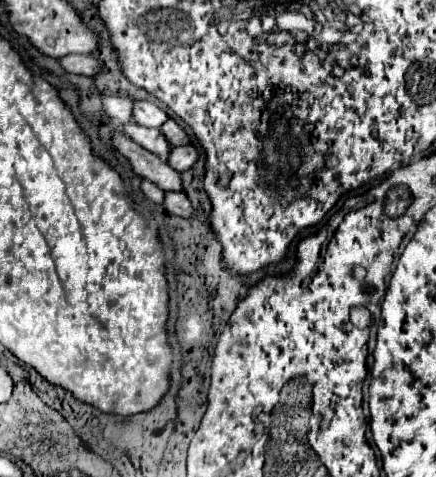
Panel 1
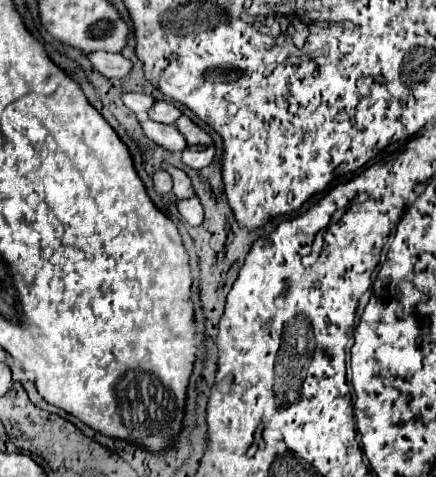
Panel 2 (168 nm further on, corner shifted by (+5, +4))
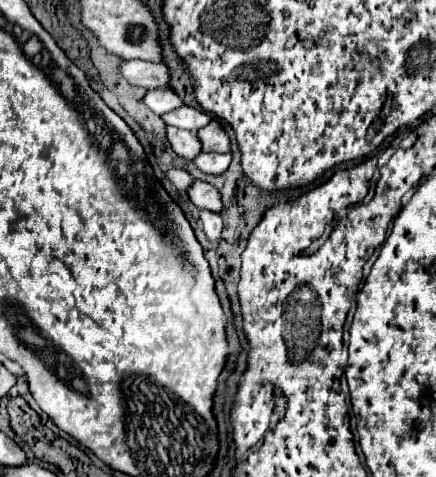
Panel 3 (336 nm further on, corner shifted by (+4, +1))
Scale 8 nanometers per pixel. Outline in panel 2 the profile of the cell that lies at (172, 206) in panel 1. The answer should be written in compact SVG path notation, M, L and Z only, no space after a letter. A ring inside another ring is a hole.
M187 198L187 200L179 200L177 208L181 212L181 216L191 224L191 226L201 226L203 224L203 206L199 202L199 198Z

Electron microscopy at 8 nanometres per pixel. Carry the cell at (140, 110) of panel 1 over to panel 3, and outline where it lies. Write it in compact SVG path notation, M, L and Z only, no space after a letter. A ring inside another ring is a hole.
M180 107L180 109L174 109L170 113L164 113L162 121L166 125L174 125L174 127L188 129L188 131L196 133L200 127L210 123L212 117L206 115L204 111L198 111L198 109L192 109L192 107Z

